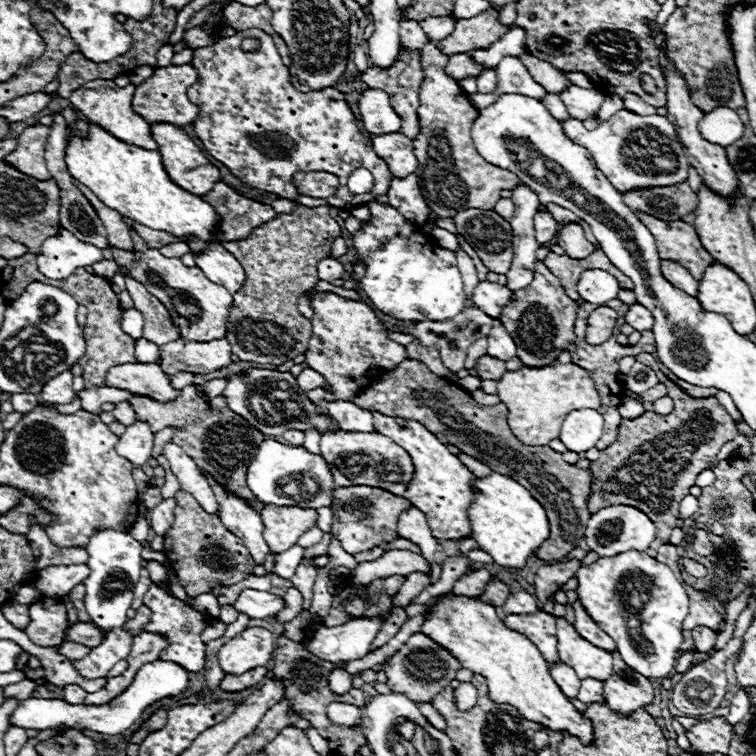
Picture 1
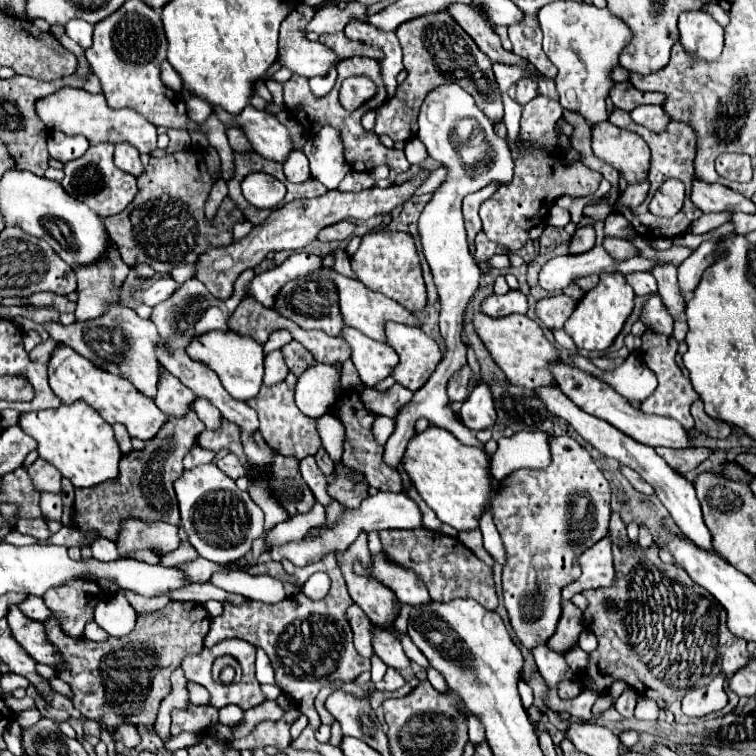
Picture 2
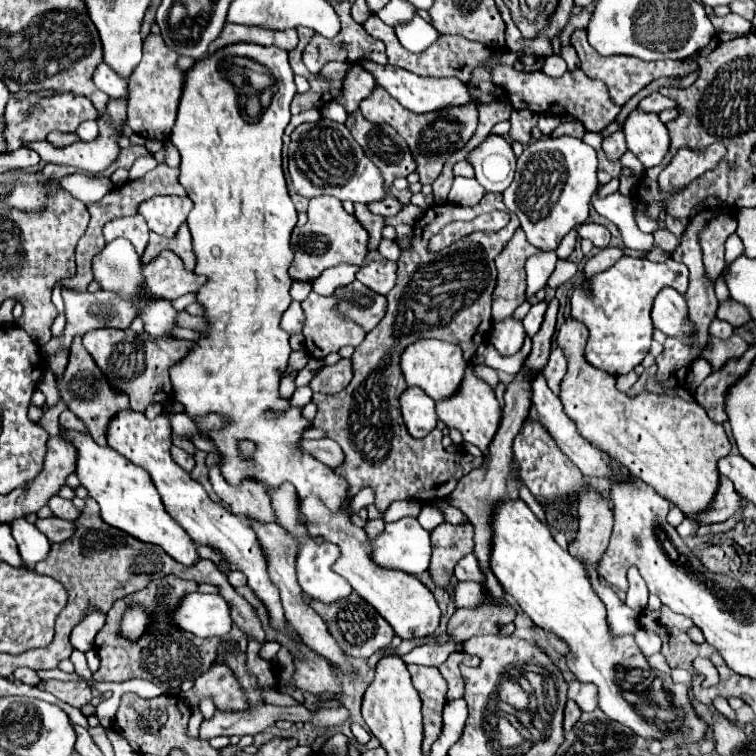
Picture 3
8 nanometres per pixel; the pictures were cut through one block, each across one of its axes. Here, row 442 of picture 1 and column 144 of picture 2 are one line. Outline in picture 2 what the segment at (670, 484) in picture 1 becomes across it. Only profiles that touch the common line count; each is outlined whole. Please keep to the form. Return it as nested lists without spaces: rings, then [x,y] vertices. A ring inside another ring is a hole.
[[[168,602],[162,610],[138,614],[136,628],[150,628],[154,632],[150,634],[150,642],[146,636],[134,632],[122,638],[106,638],[104,642],[72,638],[60,630],[54,618],[50,620],[52,622],[46,624],[46,634],[68,664],[68,668],[58,670],[58,676],[70,684],[74,706],[84,718],[104,722],[112,728],[124,722],[154,728],[158,706],[170,694],[172,672],[180,666],[182,658],[190,654],[190,640],[194,640],[194,652],[202,652],[204,636],[210,628],[210,614],[196,602]]]

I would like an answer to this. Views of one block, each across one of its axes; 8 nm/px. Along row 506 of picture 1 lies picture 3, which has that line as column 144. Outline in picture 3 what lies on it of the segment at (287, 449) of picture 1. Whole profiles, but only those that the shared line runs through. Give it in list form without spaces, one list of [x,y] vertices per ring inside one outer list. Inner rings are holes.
[[[142,300],[142,320],[146,322],[146,332],[152,336],[168,336],[168,330],[174,328],[174,308],[170,308],[168,300]]]

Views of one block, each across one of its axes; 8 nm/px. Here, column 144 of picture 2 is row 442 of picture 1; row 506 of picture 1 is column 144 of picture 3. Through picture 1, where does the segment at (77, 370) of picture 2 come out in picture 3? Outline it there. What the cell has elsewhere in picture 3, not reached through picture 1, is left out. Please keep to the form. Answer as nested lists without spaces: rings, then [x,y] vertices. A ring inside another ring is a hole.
[[[126,410],[118,416],[114,416],[112,422],[108,424],[108,444],[110,444],[110,448],[120,452],[124,458],[134,462],[136,466],[142,466],[144,470],[148,470],[148,474],[152,476],[152,482],[156,484],[156,488],[162,496],[162,502],[164,502],[166,510],[170,512],[170,516],[190,534],[190,538],[196,544],[210,546],[210,548],[222,552],[222,558],[226,560],[230,570],[244,572],[246,580],[248,580],[246,582],[248,588],[256,594],[256,598],[268,610],[270,626],[278,632],[288,632],[288,622],[286,622],[284,608],[282,608],[282,602],[280,602],[280,592],[268,576],[266,556],[264,556],[262,546],[258,544],[256,532],[240,516],[234,516],[222,504],[212,502],[210,496],[206,494],[206,490],[196,480],[192,480],[192,476],[186,470],[182,470],[178,464],[174,464],[174,460],[170,456],[170,446],[172,446],[170,434],[172,434],[170,420],[164,414],[160,414],[156,418],[156,422],[152,422],[140,412]]]

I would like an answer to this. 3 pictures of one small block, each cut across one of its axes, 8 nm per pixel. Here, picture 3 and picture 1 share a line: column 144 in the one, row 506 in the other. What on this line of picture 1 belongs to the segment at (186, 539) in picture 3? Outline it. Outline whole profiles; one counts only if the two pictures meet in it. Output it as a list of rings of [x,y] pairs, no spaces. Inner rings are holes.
[[[492,472],[488,478],[478,478],[476,482],[478,496],[470,506],[470,526],[472,538],[478,546],[488,552],[496,564],[522,570],[526,560],[542,546],[550,536],[550,522],[544,506],[532,498],[532,494],[510,476]]]

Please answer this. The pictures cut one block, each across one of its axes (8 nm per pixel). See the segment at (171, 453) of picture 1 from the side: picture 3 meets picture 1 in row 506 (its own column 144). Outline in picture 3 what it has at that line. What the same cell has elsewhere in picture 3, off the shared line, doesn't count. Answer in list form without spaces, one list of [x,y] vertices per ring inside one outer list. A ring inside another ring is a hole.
[[[154,196],[142,204],[138,210],[146,222],[148,228],[160,236],[174,238],[178,228],[186,222],[188,212],[192,210],[192,200],[190,198],[180,198],[180,196]]]

